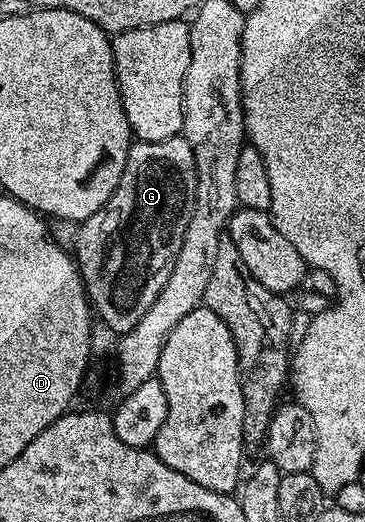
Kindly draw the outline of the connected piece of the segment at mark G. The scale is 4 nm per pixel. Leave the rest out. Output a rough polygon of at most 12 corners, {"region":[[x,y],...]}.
{"region":[[184,136],[134,140],[76,226],[99,321],[134,329],[195,207]]}

